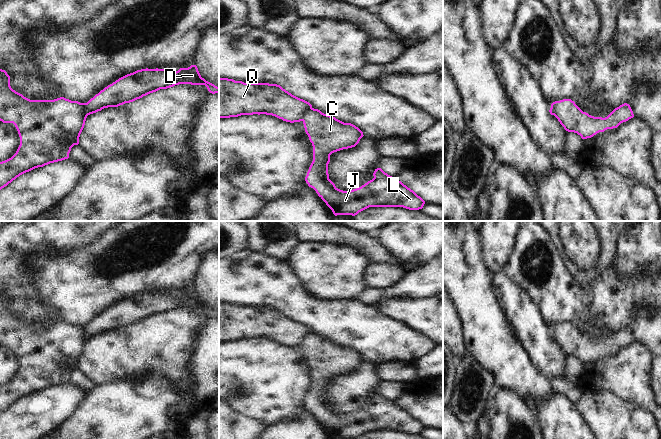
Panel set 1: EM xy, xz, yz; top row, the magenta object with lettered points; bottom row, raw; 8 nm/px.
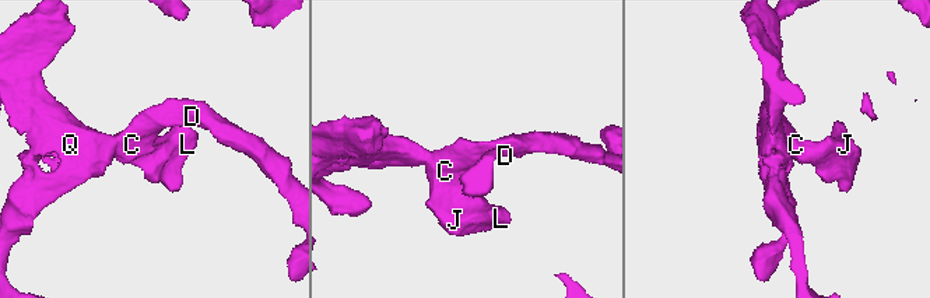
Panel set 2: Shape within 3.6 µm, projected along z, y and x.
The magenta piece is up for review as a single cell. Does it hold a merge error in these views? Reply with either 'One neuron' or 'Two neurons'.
Two neurons

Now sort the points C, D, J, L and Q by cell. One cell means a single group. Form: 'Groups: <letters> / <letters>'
Groups: C D J L / Q

